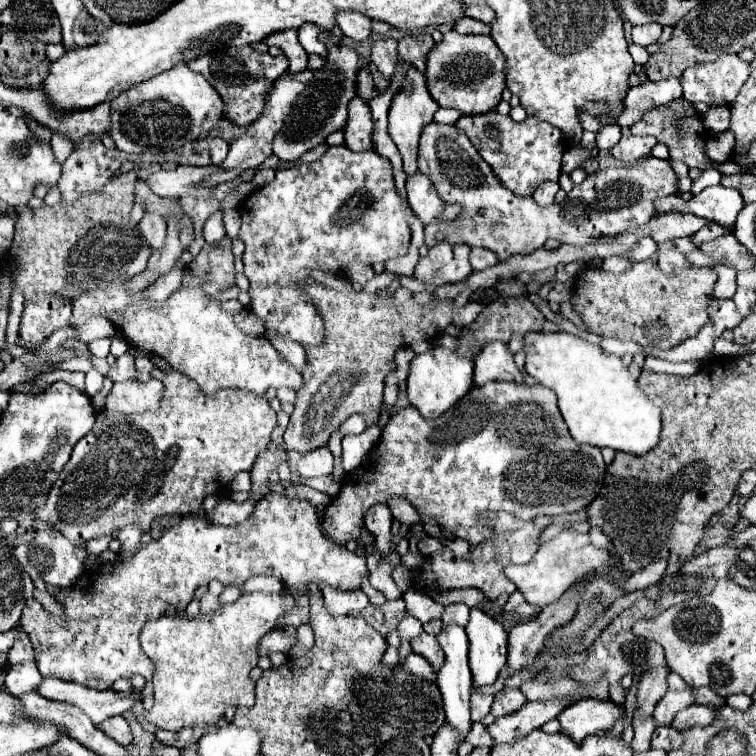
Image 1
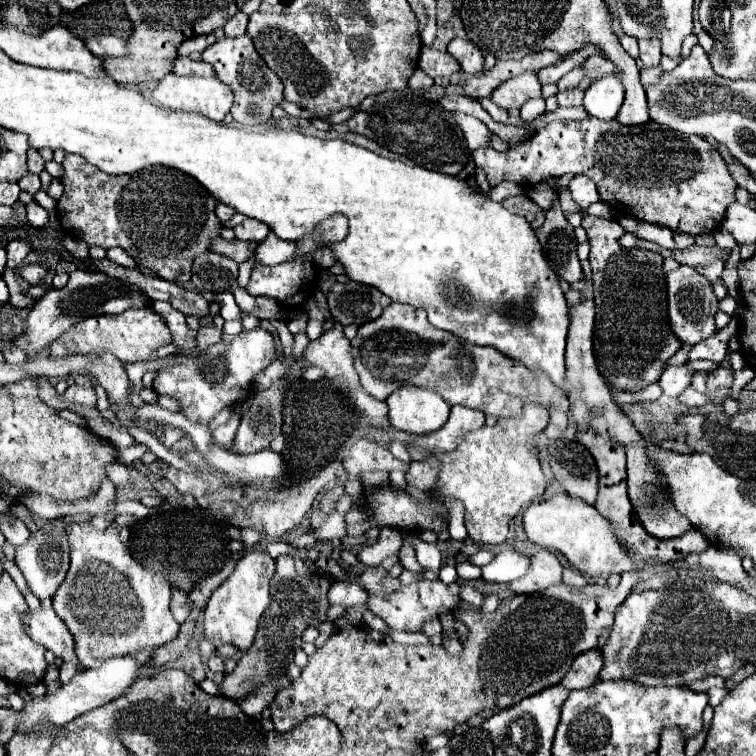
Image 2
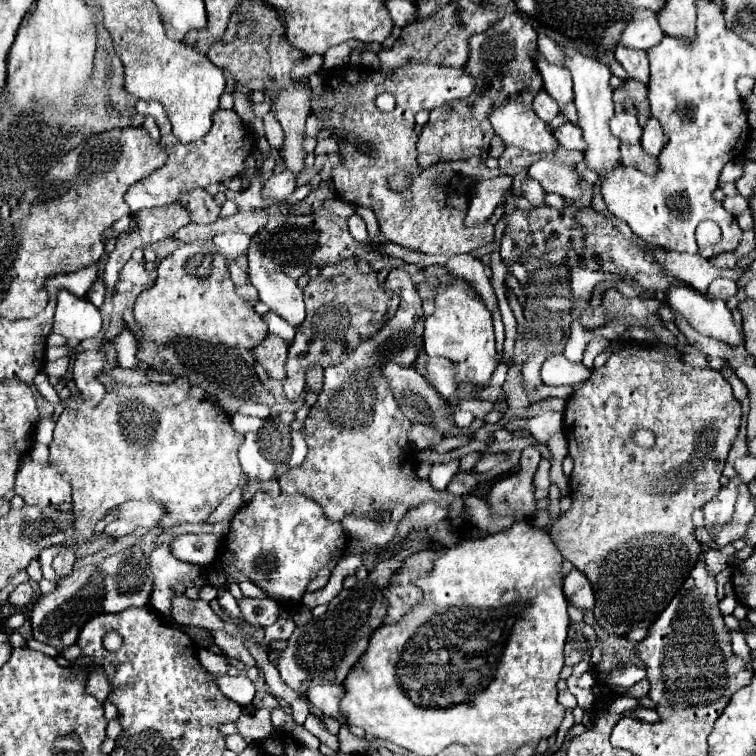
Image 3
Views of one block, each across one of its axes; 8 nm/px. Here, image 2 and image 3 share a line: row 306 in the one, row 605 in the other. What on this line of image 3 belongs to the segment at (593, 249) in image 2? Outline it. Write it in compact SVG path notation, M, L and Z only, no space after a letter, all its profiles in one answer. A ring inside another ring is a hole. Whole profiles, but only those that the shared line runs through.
M622 340L622 348L616 354L612 354L602 368L596 368L592 378L586 380L582 384L582 388L568 398L566 412L564 412L564 434L568 438L570 456L574 458L574 470L572 470L572 476L570 476L572 508L568 512L562 512L552 522L550 536L552 536L552 542L560 548L562 556L566 560L570 560L574 564L574 568L580 570L590 580L594 596L596 596L594 616L596 616L596 622L608 634L624 636L630 630L648 628L654 622L654 618L658 618L662 614L662 610L668 606L668 602L678 594L680 586L690 576L690 570L700 560L702 548L700 548L700 544L694 536L696 526L692 524L692 514L694 514L694 510L702 508L708 500L712 500L720 492L720 488L722 488L722 484L720 484L722 468L726 464L728 450L730 450L734 438L738 436L740 420L742 420L742 404L740 404L740 400L734 398L732 386L724 380L724 376L720 372L710 370L710 368L706 368L706 370L690 368L684 362L680 362L678 358L672 358L672 356L668 356L668 366L666 366L666 358L660 352L656 352L656 348L652 348L648 344L640 344L636 340ZM636 428L652 430L654 436L656 436L656 444L652 448L642 448L642 446L634 444L632 432ZM650 536L670 536L674 540L644 540L644 538L650 538Z

